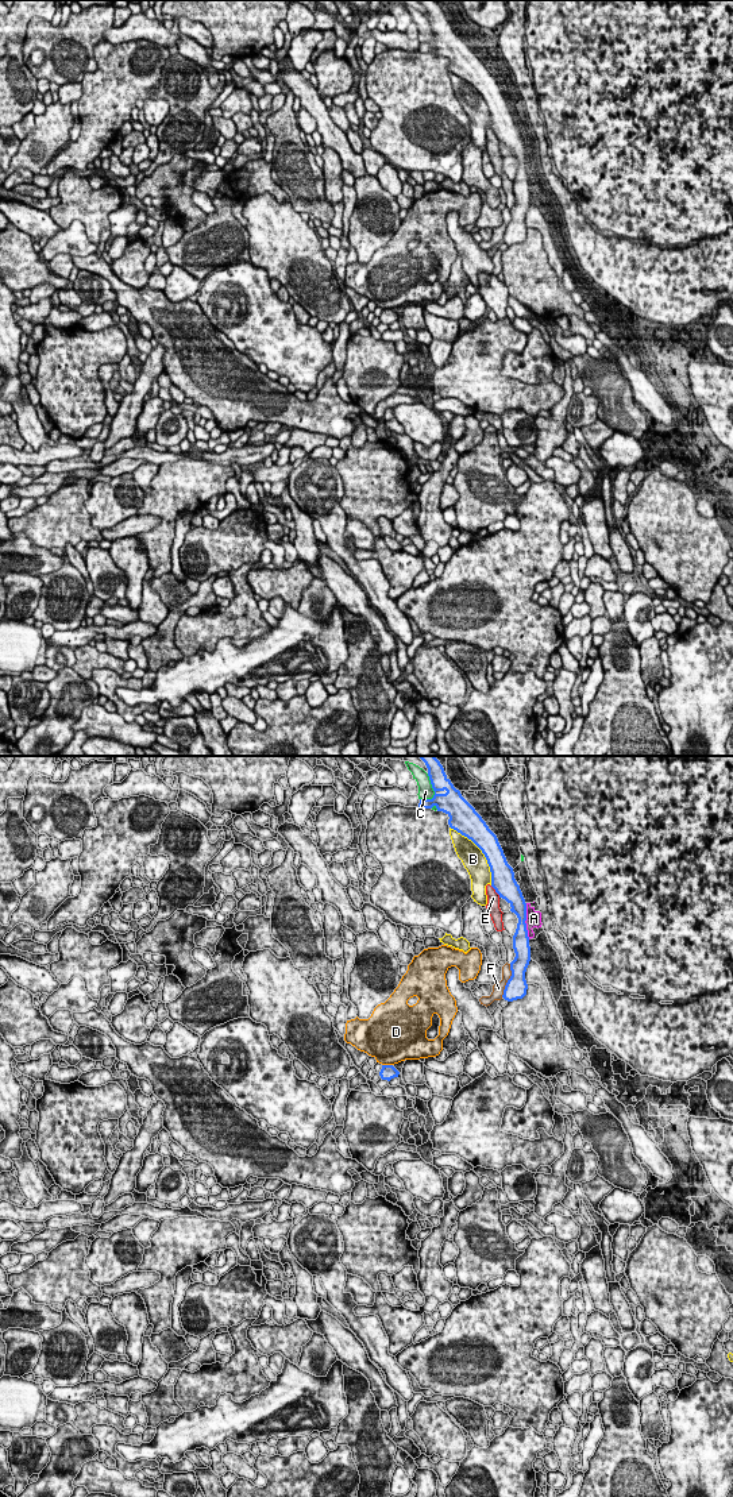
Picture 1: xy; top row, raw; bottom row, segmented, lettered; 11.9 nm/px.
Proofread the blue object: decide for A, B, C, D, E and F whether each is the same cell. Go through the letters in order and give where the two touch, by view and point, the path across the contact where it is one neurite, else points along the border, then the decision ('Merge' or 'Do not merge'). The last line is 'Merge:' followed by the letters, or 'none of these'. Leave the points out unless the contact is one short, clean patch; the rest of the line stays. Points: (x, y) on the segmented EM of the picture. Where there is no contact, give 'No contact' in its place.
A: Touches blue at xy (525, 919). Boundary: xy (525, 903), (525, 929), (529, 938). Do not merge
B: Touches blue at xy (482, 852). Do not merge
C: Touches blue at xy (433, 790). Do not merge
D: Touches blue at xy (388, 1065). Do not merge
E: Touches blue at xy (496, 891). Do not merge
F: Touches blue at xy (508, 980). Do not merge
Merge: none of these

